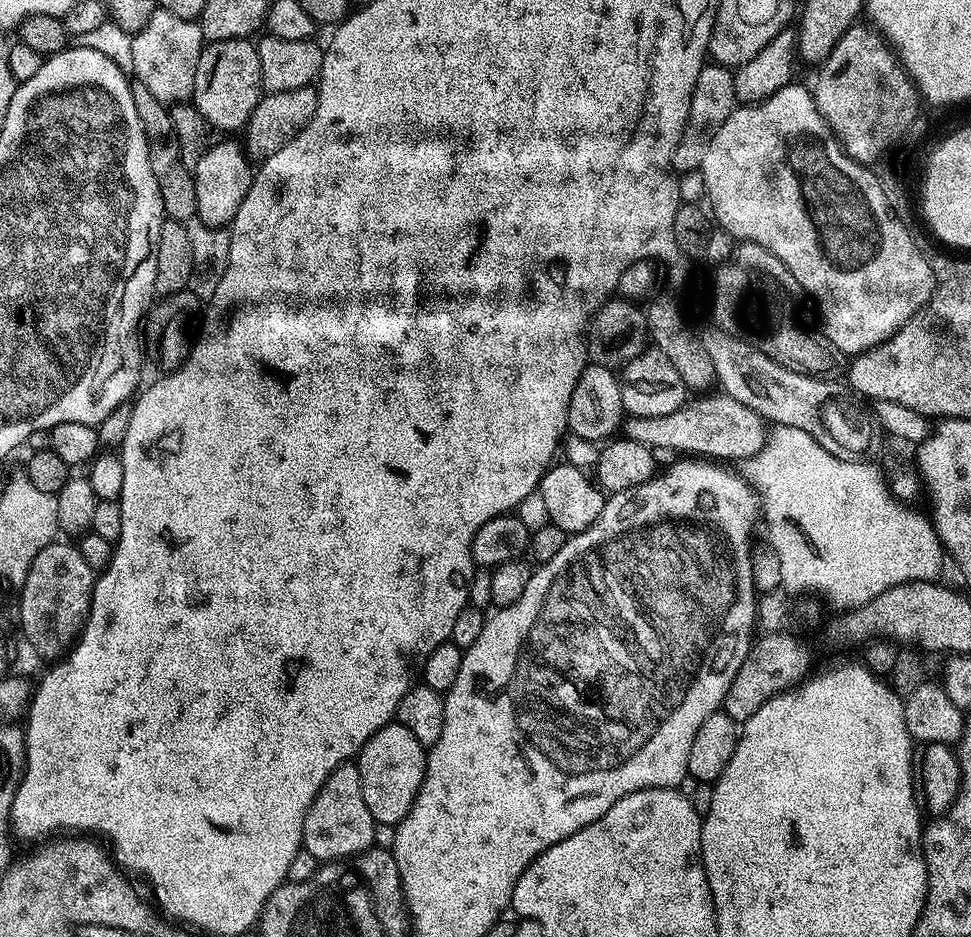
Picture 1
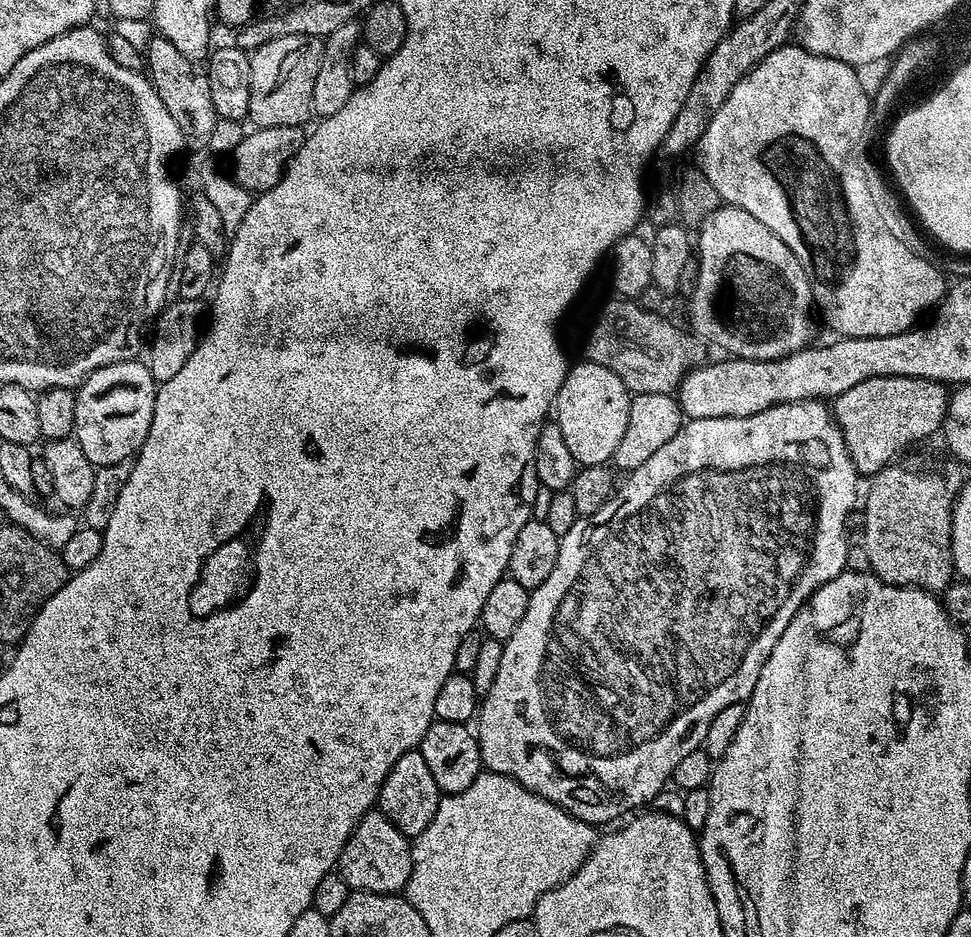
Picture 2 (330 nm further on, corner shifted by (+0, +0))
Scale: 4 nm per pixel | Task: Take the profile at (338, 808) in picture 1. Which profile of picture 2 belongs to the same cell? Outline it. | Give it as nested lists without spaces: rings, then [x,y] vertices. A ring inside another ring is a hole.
[[[379,810],[367,812],[350,834],[338,861],[340,877],[358,892],[400,894],[407,889],[412,869],[412,846]]]

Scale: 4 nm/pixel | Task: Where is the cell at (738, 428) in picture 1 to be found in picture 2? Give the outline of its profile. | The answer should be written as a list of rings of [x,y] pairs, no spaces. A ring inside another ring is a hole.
[[[875,376],[866,378],[866,382],[858,382],[858,386],[850,386],[846,394],[835,397],[831,401],[830,411],[844,436],[846,450],[856,463],[857,473],[861,477],[871,478],[893,463],[899,457],[896,456],[899,452],[906,451],[911,444],[916,444],[919,440],[934,435],[935,432],[937,435],[943,429],[949,399],[949,385],[940,384],[937,380],[913,376]]]

